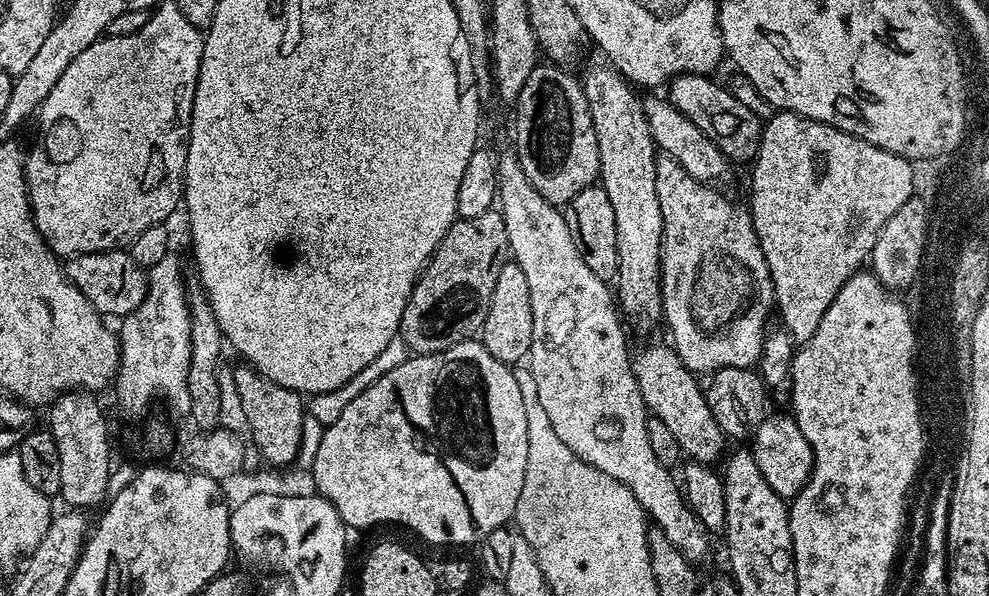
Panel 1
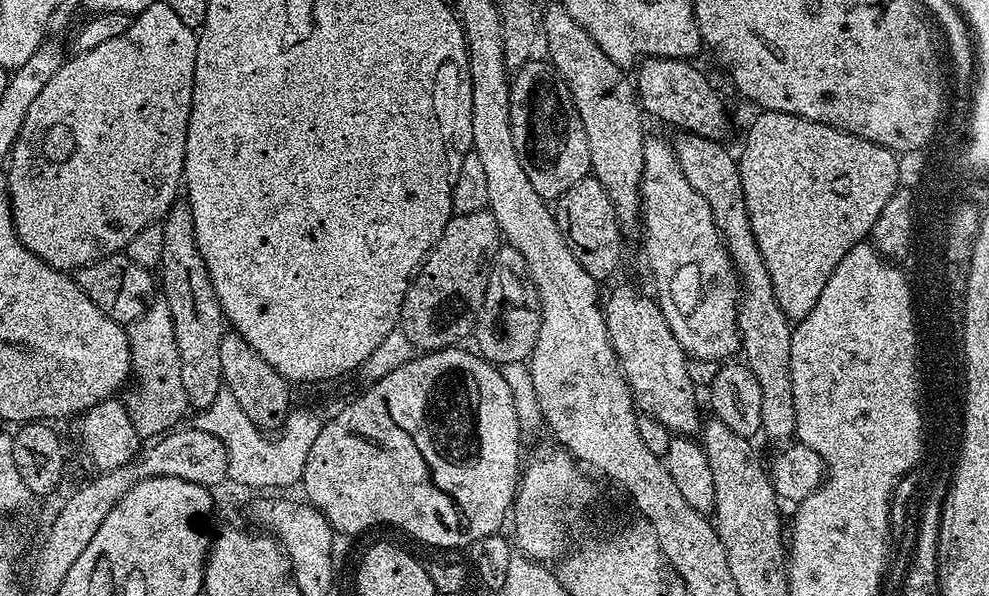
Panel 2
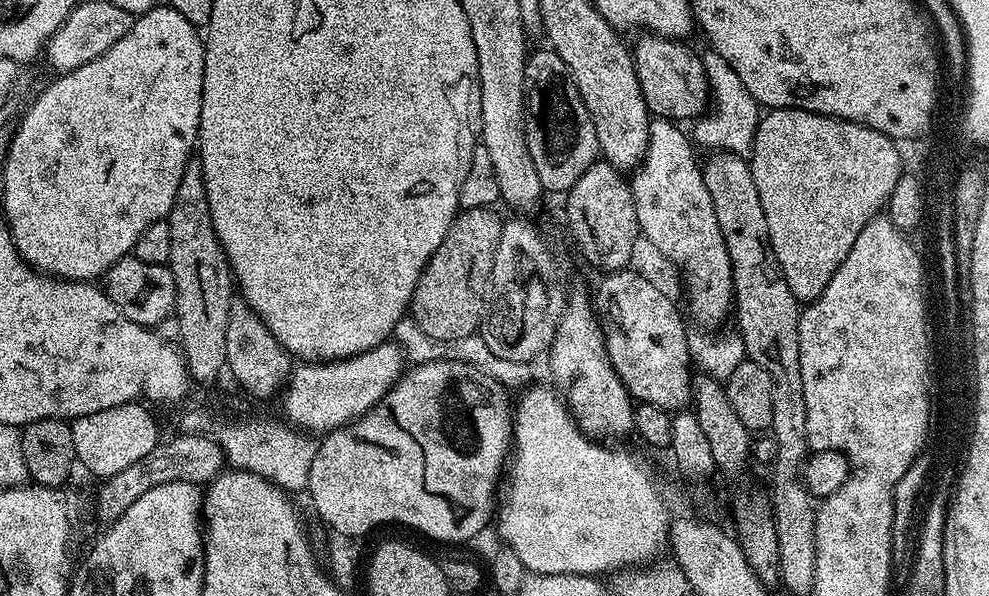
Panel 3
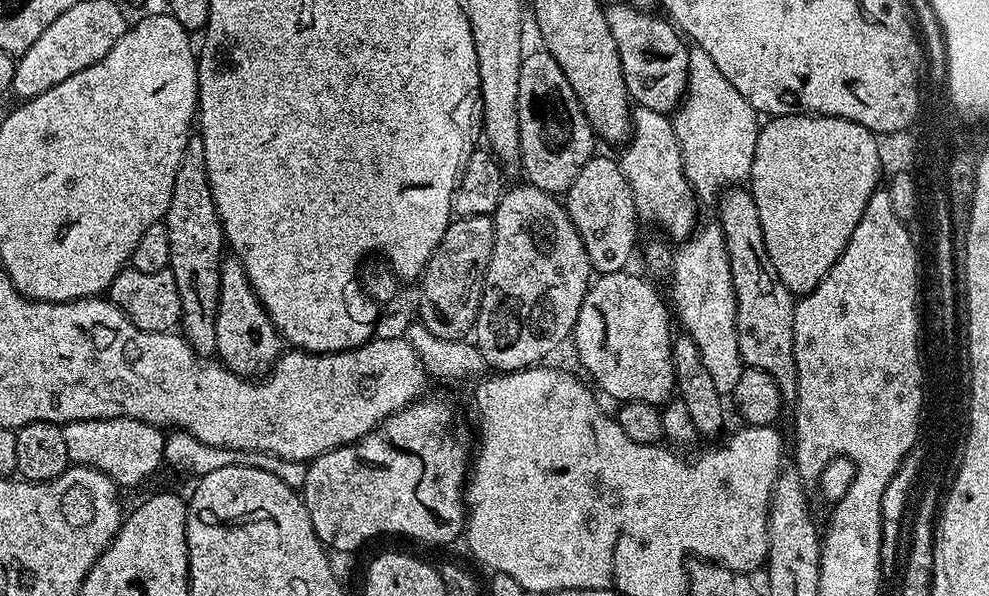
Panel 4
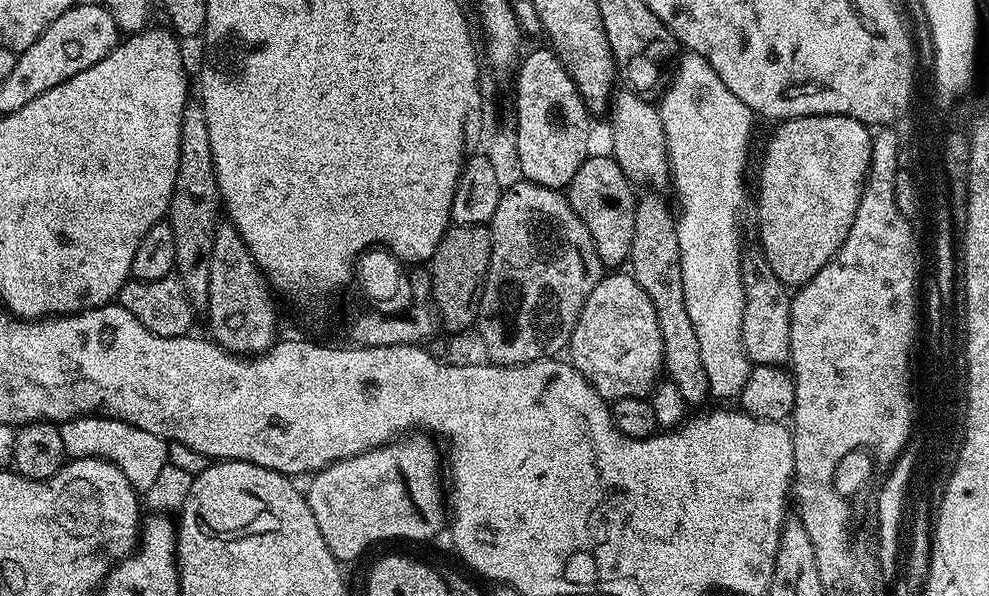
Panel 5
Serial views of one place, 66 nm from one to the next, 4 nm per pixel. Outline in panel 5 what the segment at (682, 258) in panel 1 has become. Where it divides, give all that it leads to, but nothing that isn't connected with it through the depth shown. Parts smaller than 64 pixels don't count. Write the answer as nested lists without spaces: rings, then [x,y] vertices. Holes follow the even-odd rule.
[[[635,90],[617,91],[610,101],[610,117],[612,116],[612,148],[610,155],[622,166],[628,179],[636,186],[651,186],[656,190],[664,190],[670,184],[668,168],[668,147],[666,146],[666,130],[662,130],[660,109],[651,99],[645,98]]]

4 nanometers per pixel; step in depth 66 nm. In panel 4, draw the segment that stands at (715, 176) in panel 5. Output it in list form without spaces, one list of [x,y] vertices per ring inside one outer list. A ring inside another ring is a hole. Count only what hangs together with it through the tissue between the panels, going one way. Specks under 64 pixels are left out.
[[[693,47],[688,53],[688,91],[674,113],[676,137],[688,185],[697,197],[719,197],[729,186],[747,181],[752,174],[754,150],[762,127],[758,113],[714,66],[706,50]],[[712,222],[705,228],[704,225],[697,227],[677,248],[680,249],[675,249],[670,269],[671,303],[674,305],[675,315],[678,320],[680,315],[680,320],[684,323],[683,331],[694,338],[698,354],[702,354],[702,362],[706,362],[706,370],[710,370],[710,378],[716,376],[714,384],[720,384],[720,388],[729,388],[733,392],[738,386],[738,380],[732,380],[732,376],[736,376],[736,372],[742,375],[745,365],[736,368],[738,334],[732,336],[732,304],[736,301],[736,291],[730,274],[730,258],[719,223]]]

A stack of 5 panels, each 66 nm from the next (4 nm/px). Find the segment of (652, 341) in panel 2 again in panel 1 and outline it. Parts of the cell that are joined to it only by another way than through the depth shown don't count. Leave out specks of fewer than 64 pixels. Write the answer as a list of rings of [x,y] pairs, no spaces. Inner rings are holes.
[[[652,344],[642,349],[635,353],[632,362],[632,373],[636,376],[644,406],[655,419],[666,422],[685,457],[698,464],[715,465],[715,460],[719,461],[725,455],[724,431],[718,422],[714,422],[714,414],[710,414],[705,389],[696,381],[699,379],[679,360],[675,348],[664,344]]]

